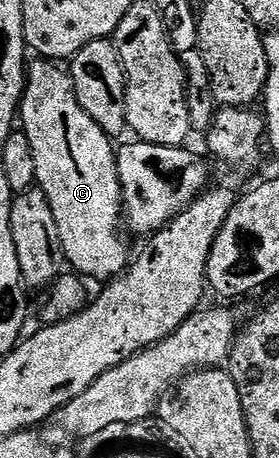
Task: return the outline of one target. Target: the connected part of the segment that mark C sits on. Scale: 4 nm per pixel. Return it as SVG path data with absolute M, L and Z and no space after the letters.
M37 59L34 62L34 65L32 62L27 69L25 96L21 98L19 121L27 139L31 139L31 151L35 151L37 185L46 193L51 211L54 212L64 260L82 278L112 279L124 273L131 261L129 245L121 238L123 202L114 142L100 129L95 119L80 106L70 74L60 64L48 59Z

